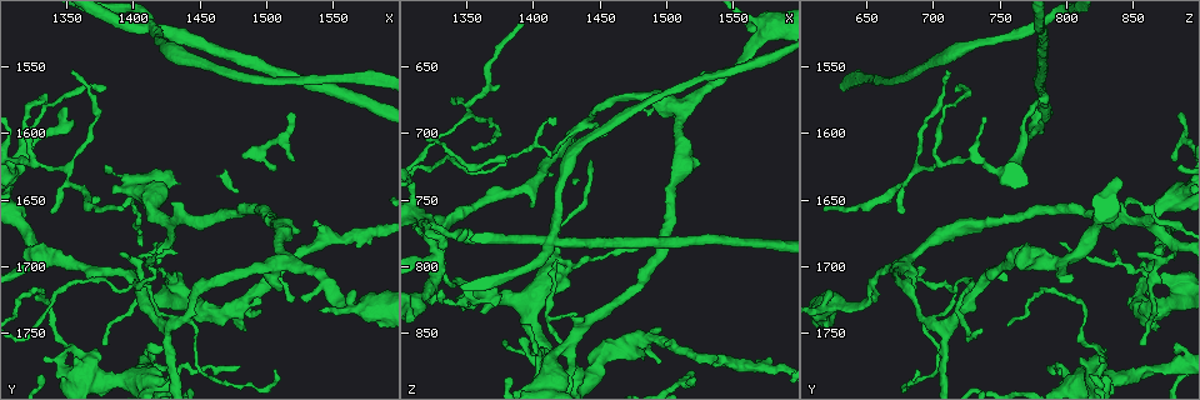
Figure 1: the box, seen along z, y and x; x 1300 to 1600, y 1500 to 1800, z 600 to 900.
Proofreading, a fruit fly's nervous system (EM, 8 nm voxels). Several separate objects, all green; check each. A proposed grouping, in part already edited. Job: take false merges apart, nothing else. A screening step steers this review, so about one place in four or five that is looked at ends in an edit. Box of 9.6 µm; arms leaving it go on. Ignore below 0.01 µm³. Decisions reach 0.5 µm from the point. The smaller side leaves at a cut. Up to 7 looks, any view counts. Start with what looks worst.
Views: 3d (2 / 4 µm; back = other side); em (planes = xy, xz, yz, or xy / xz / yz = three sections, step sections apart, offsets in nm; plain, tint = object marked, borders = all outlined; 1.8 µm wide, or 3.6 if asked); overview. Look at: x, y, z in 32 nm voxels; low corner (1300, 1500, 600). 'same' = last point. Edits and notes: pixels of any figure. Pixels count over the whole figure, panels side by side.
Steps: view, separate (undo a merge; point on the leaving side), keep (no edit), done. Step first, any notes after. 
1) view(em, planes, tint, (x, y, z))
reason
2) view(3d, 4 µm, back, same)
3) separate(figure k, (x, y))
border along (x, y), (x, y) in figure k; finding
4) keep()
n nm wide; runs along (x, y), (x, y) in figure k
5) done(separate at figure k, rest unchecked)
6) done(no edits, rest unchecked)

view(3d, 4 µm, (1350, 1594, 776))
abrupt turn

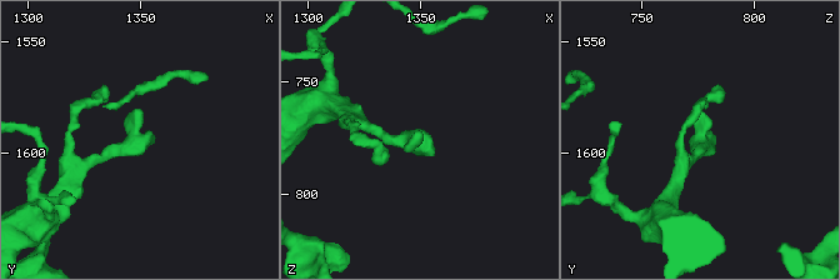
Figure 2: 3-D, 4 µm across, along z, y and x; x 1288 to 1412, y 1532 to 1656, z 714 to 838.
view(em, planes, borders, (1348, 1594, 777))

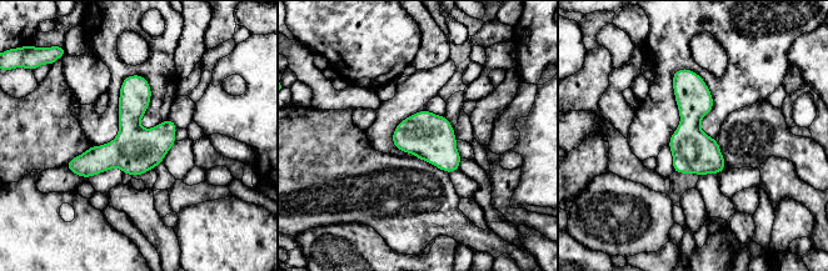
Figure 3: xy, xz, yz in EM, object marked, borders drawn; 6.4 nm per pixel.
keep()
continuous, no second neuron

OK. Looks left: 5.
view(3d, 4 µm, back, (1572, 1732, 620))

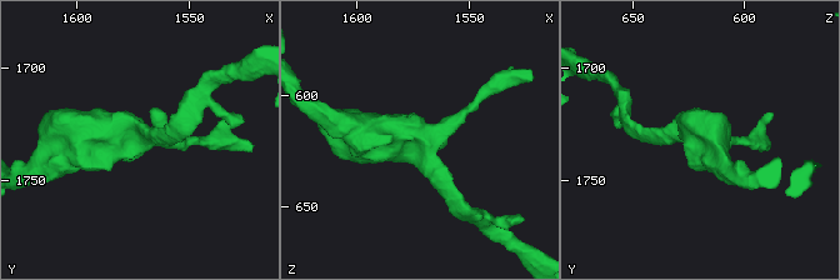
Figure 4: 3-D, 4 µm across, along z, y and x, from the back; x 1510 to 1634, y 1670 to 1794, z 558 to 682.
view(em, xy, step 16, tint, (1570, 1731, 620))
3 arms; arms of 160, 160, 500 nm; now the EM

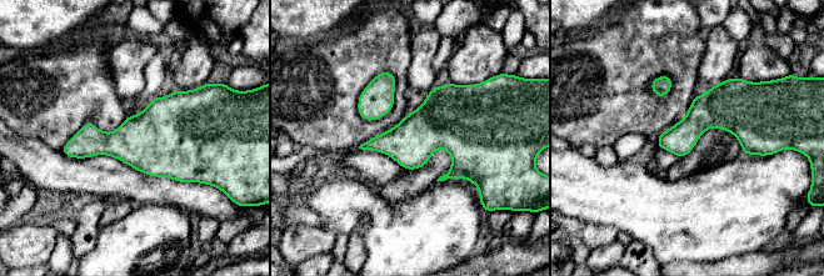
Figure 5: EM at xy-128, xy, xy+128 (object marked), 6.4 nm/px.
view(em, yz, step 8, tint, same)

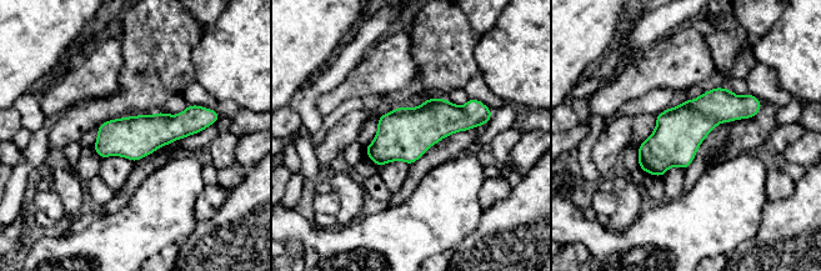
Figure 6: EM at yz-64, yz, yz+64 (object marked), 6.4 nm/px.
keep()
runs along (757, 103), (711, 108), (641, 164) in figure 6; continuous, no second neuron

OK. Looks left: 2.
view(3d, 2 µm, (1410, 1766, 884))
thick turns thin

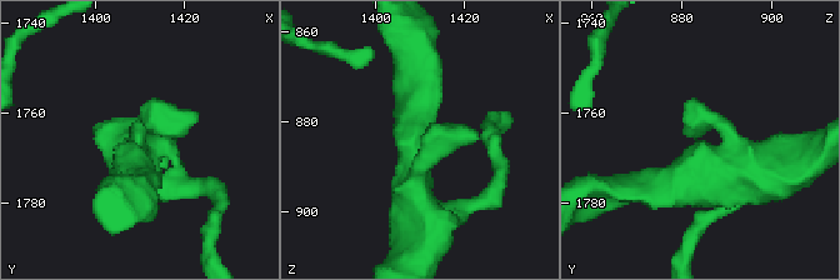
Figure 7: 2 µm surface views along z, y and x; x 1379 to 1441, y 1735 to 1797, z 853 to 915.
view(em, xy, step 4, tint, (1410, 1764, 884))
arms of 200, 220 nm; now the EM

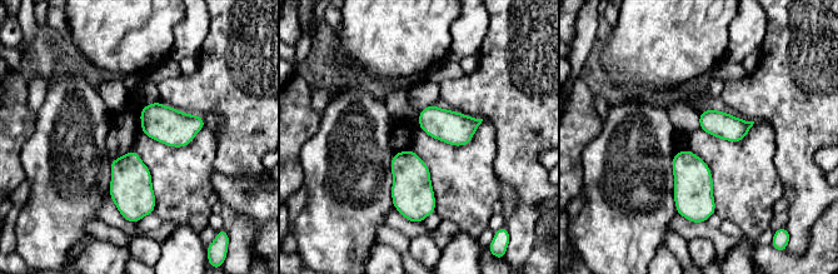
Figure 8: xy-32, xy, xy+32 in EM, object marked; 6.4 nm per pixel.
keep()
170 nm wide; all the same neuron

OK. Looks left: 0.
done(no edits, rest unchecked)

